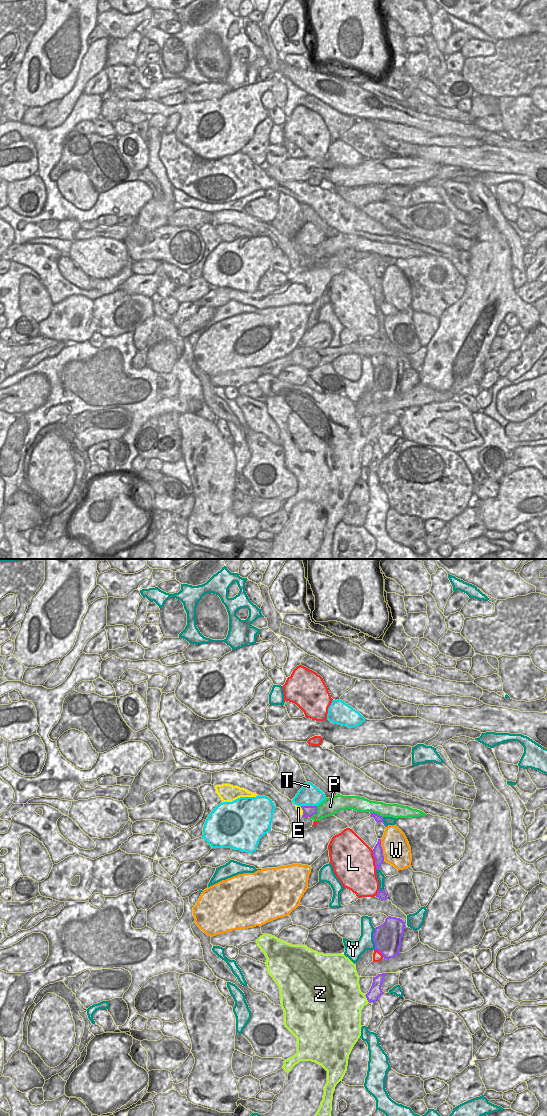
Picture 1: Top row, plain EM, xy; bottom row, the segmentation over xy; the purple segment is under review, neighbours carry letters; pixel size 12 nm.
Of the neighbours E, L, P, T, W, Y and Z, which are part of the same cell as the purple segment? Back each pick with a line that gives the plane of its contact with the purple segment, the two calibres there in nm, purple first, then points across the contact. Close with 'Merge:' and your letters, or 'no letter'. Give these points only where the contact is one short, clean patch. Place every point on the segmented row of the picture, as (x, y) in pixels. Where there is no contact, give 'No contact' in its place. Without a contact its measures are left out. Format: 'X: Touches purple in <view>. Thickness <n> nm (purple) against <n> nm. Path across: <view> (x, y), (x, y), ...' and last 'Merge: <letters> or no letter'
E: Touches purple in xy. Thickness 140 nm (purple) against 50 nm. Path across: xy (308, 811), (303, 811), (298, 808)
Merge: E

